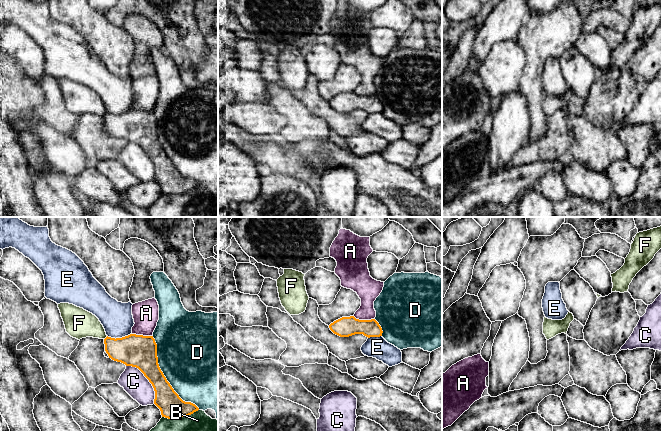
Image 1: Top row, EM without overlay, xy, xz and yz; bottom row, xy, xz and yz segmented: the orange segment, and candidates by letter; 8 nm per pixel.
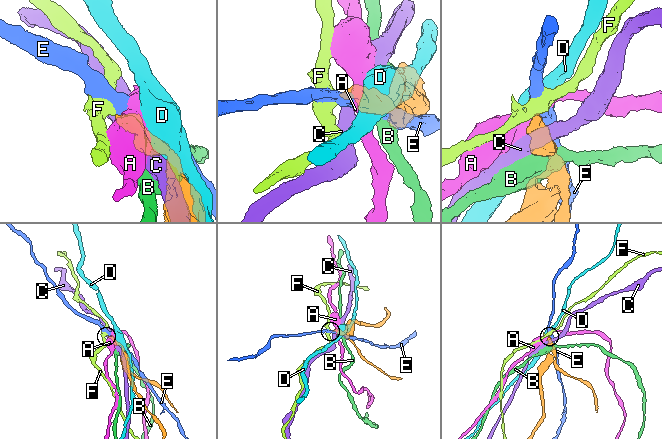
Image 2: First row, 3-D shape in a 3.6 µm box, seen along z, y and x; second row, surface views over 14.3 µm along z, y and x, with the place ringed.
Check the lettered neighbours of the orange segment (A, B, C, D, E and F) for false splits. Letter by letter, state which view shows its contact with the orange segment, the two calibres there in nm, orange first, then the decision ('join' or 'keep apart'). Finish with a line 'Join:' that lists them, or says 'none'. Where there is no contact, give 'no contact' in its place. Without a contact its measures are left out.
A: xz | 160/180 nm | keep apart
B: xy | 190/160 nm | keep apart
C: xy | 260/200 nm | keep apart
D: xy | 240/500 nm | keep apart
E: xy | 260/260 nm | keep apart
F: xy | 260/240 nm | keep apart
Join: none

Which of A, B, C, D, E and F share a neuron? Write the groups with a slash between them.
A / B / C / D / E / F

